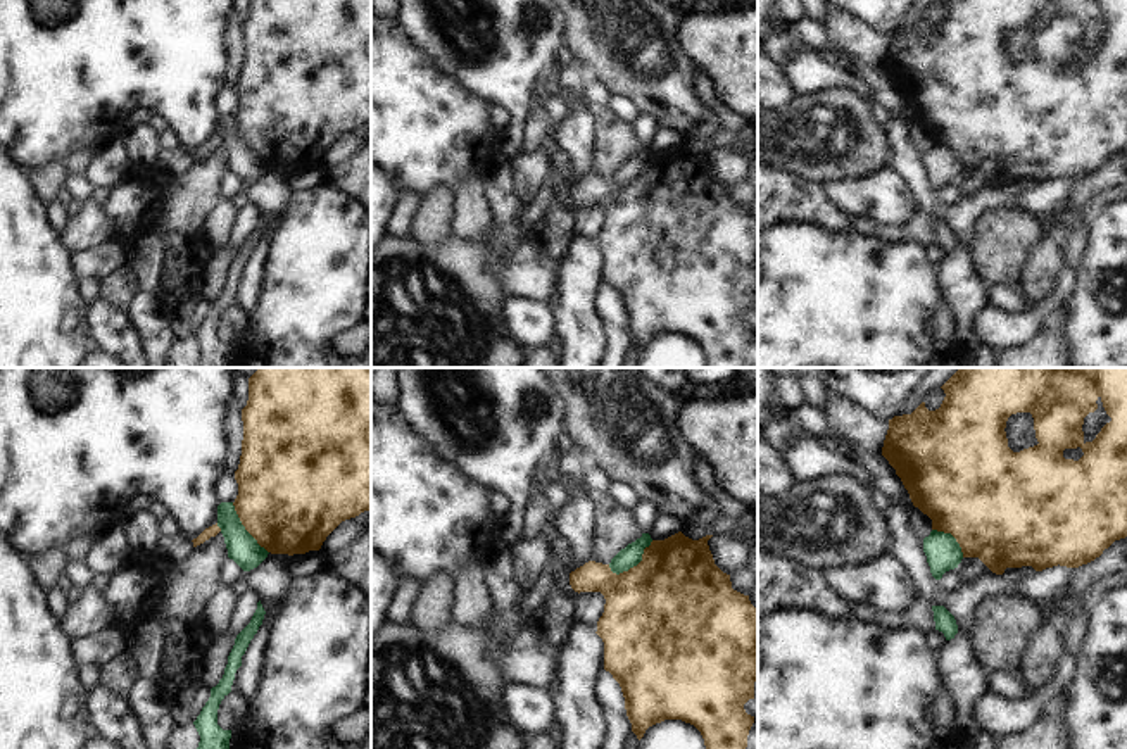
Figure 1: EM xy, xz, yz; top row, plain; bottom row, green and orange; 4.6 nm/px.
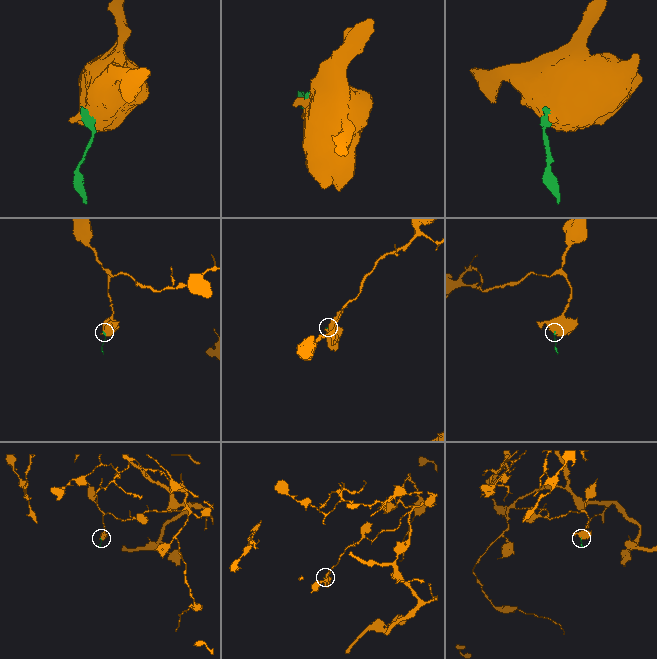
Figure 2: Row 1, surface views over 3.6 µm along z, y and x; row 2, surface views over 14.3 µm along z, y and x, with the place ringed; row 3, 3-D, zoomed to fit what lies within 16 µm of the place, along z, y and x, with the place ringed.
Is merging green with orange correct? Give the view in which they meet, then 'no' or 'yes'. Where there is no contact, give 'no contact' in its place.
xz | no

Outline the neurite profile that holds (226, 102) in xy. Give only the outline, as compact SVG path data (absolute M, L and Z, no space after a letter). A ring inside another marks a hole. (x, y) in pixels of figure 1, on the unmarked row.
M223 85L223 88L219 90L214 100L214 110L217 117L235 116L236 109L238 109L238 97L235 93L235 88Z

